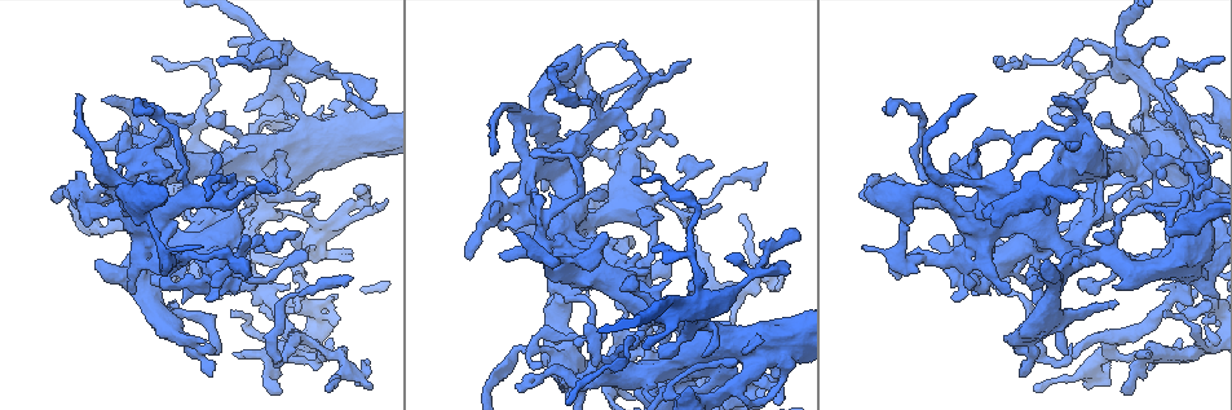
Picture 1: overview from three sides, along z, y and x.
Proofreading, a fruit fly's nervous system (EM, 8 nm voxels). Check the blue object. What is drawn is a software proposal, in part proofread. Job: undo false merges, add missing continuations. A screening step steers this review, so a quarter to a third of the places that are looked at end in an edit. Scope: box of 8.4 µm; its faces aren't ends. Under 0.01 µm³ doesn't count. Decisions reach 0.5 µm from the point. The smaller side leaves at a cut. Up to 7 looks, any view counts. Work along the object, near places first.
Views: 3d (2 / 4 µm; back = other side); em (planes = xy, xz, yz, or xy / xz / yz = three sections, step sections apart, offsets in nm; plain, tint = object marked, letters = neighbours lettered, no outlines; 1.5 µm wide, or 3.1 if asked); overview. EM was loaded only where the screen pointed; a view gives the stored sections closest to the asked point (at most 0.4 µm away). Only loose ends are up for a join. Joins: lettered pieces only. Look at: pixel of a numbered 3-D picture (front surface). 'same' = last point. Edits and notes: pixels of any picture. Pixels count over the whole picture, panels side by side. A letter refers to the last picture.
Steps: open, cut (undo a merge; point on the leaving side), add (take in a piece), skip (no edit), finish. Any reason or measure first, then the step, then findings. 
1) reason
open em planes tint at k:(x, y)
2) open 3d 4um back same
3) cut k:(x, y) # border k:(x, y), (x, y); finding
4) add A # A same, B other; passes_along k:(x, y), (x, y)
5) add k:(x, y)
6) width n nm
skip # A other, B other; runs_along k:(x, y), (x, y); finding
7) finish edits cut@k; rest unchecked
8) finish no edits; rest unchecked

branch stops here
open em planes tint at 1:(305, 250)

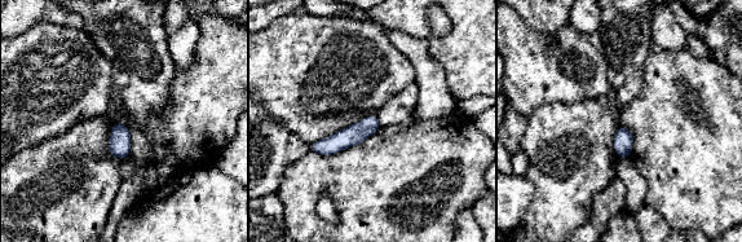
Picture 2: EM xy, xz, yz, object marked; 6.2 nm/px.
see the neighbours
open em planes letters same

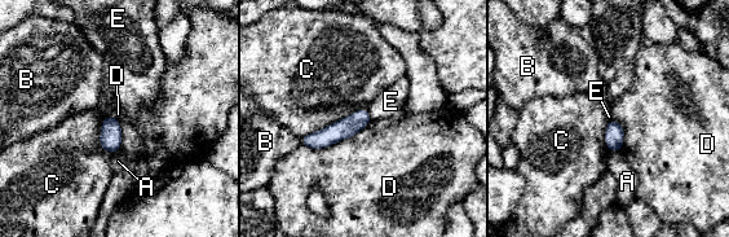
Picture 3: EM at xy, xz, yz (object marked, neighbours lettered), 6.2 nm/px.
width 130 nm
skip # A other, B other, C other, D other, E other; border 3:(371, 119), (323, 148), (301, 145); no lettered piece goes on from it

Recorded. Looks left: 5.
thick turns thin
open 3d 2um back at 1:(233, 196)

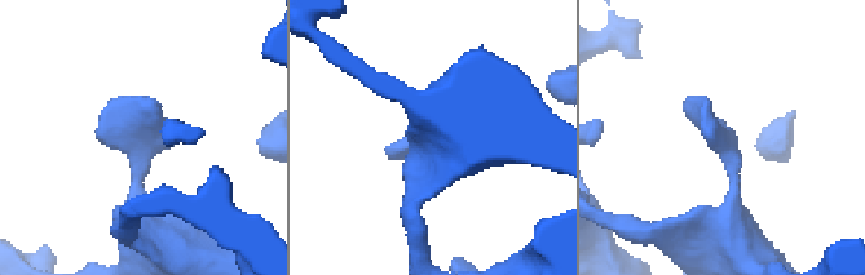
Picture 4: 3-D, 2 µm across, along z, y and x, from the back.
shape alone is not enough
open em yz step 4 tint at 4:(730, 152)

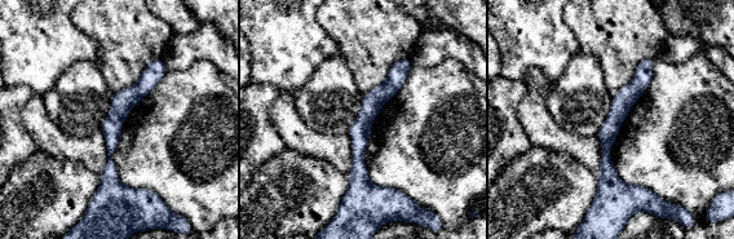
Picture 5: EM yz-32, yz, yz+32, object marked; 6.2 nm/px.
open em yz step 4 letters same

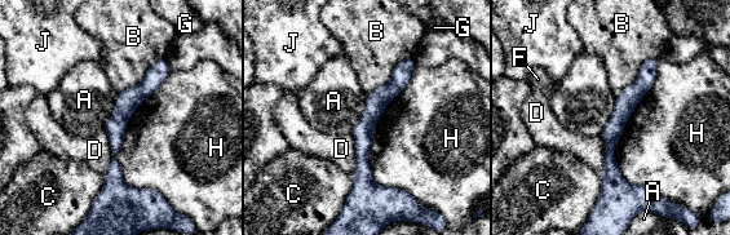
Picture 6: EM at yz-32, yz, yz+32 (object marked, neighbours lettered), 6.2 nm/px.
longest_contact H 850 nm
skip # A other, B other, C other, D other, F other, G other, H other, J other; border 6:(415, 63), (367, 154), (414, 198); one cell here

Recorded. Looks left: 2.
finish no edits; rest unchecked

